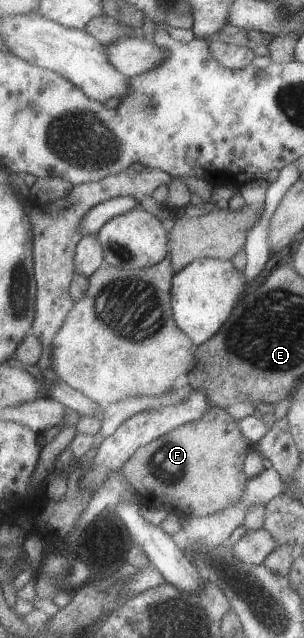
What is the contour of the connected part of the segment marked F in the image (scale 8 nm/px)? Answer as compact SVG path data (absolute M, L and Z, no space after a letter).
M211 406L203 418L186 422L142 446L121 471L141 494L142 504L179 515L204 517L238 503L246 494L249 478L245 464L251 449L238 420L225 408Z

